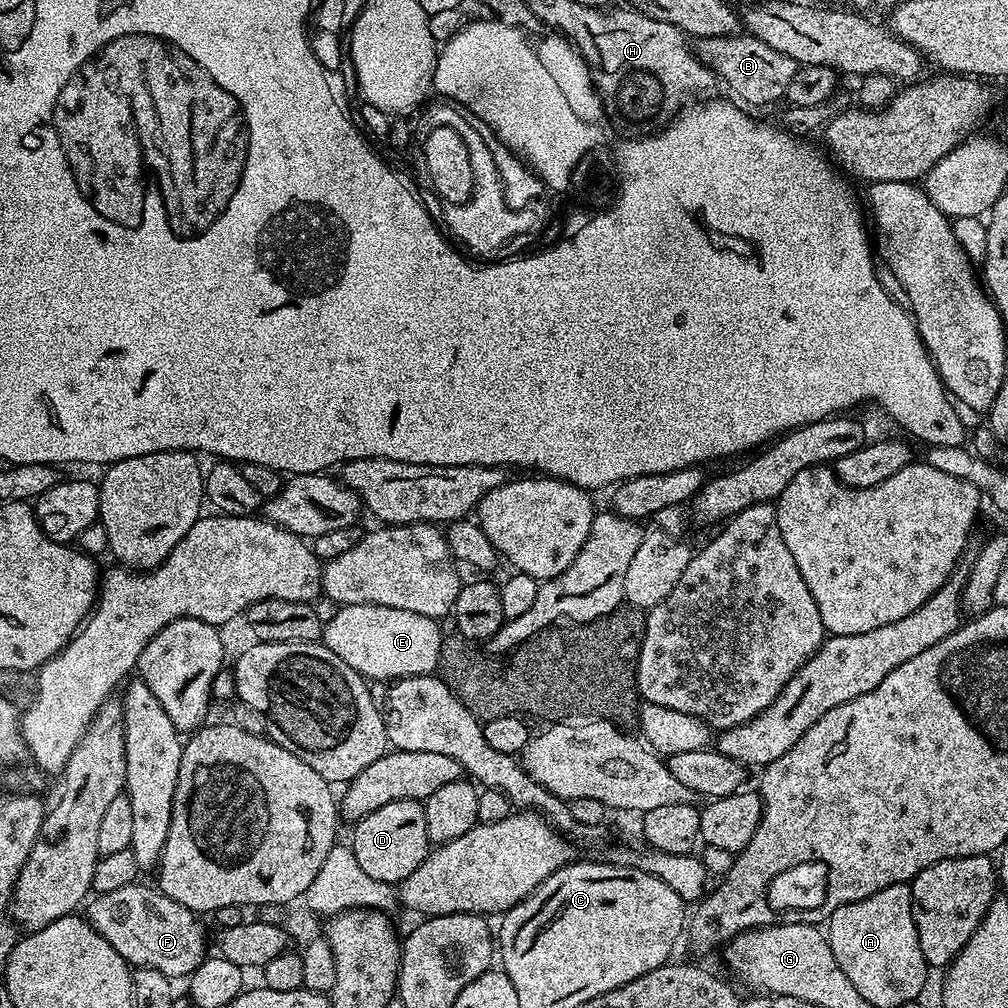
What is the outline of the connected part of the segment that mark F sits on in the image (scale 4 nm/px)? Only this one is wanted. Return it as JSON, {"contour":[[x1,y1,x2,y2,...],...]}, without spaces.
{"contour":[[137,882,130,886,122,886,122,890,110,890,110,894,99,894,95,898,89,899,86,904,86,919,91,924,94,931,102,934,114,950,133,969,149,968,158,970,158,974,166,974,168,979,176,982,178,978,187,978,192,975,194,970,209,955,208,932,204,929,204,924,197,913,192,912,186,906,174,902,165,892,160,891,159,887,152,886,147,888,143,882]]}

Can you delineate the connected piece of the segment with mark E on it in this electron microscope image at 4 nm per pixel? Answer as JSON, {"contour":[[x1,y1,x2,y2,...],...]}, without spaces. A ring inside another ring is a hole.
{"contour":[[345,604,338,608,334,618,323,625,322,643,334,654,338,654,346,666,372,682,397,680,403,676,427,676,435,673,440,663,440,626,437,621,410,610,396,610,377,604]]}

